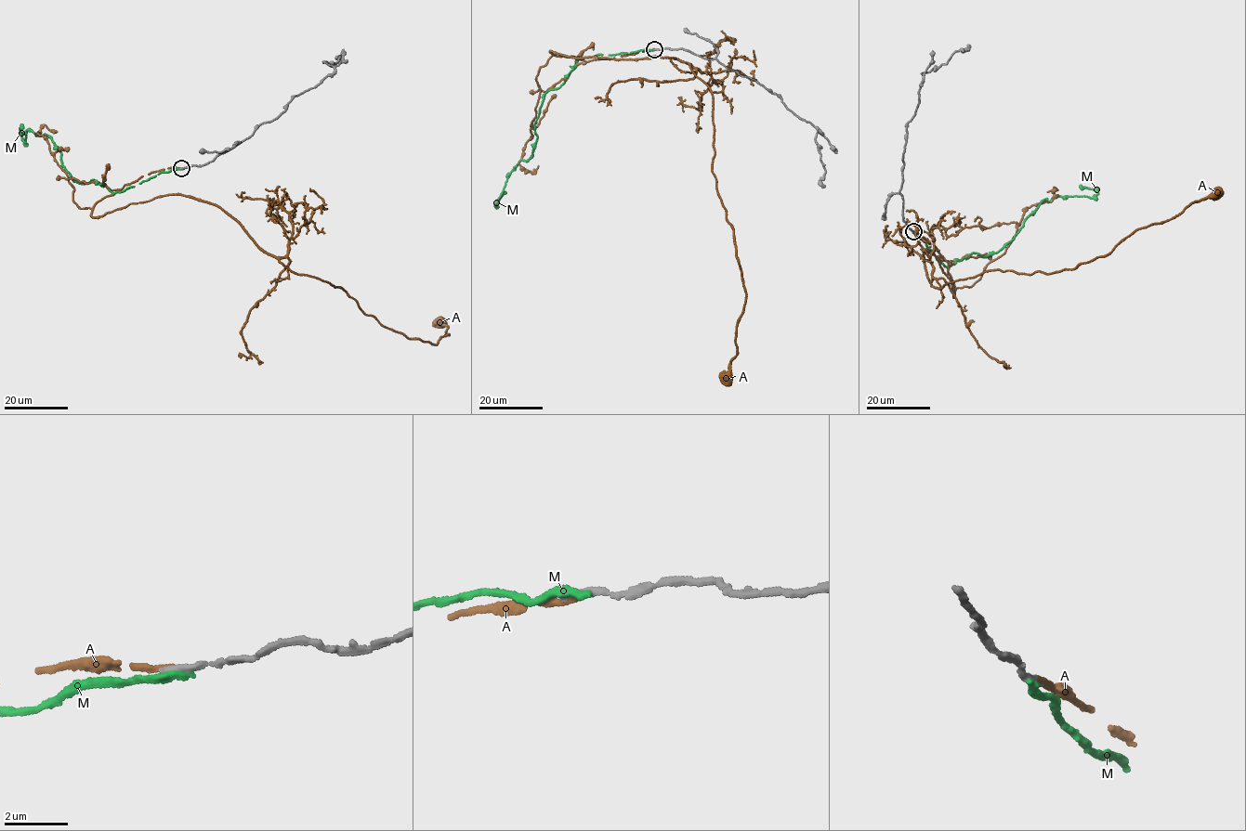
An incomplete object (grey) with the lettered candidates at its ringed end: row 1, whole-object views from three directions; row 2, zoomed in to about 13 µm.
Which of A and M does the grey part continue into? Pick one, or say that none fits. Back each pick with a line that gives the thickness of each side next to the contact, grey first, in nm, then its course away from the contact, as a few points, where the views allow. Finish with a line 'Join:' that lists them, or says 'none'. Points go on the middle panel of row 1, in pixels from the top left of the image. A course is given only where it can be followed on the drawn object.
A: Thickness 240 nm (grey) against 170 nm. Its course: (655, 49), (584, 61), (550, 52), (677, 58), (712, 93), (712, 172), (733, 229), (746, 295), (726, 378)
Join: A

